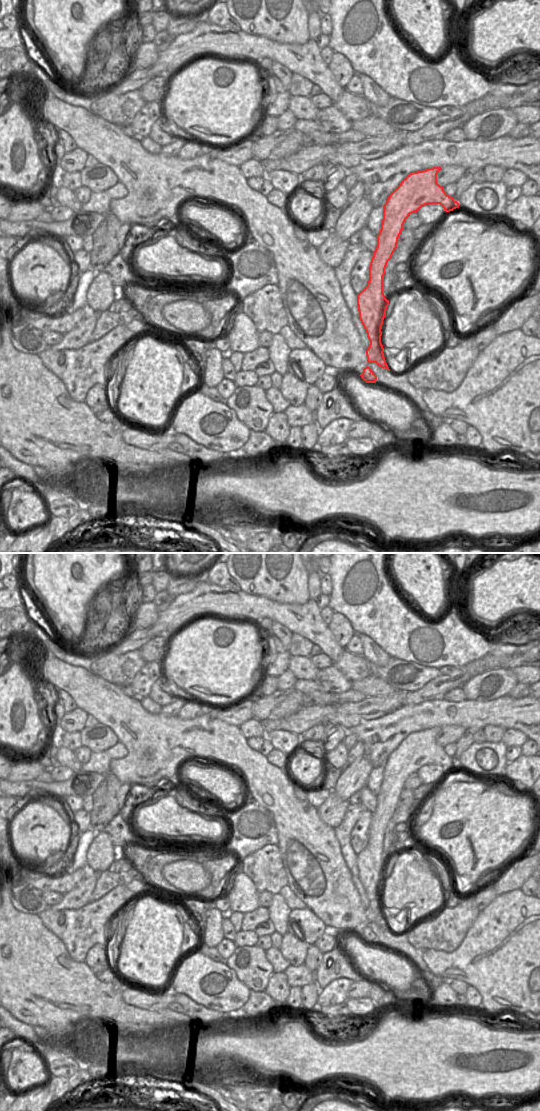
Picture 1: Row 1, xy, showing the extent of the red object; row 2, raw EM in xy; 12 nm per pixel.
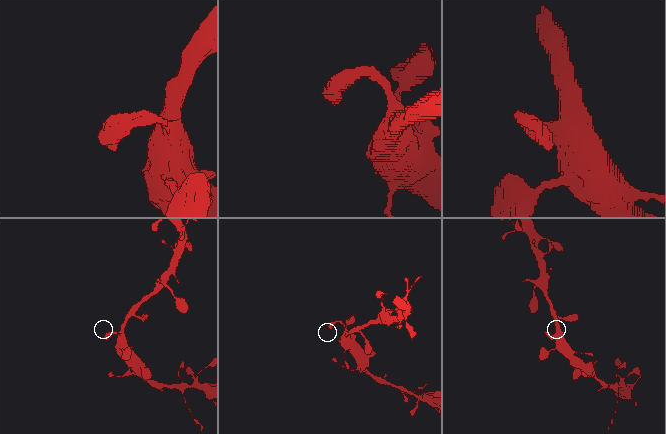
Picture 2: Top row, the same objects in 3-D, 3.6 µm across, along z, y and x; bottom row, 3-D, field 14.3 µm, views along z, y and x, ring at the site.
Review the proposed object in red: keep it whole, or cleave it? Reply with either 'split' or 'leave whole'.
leave whole

